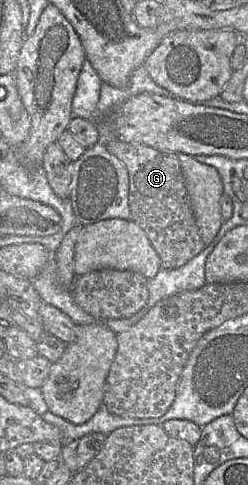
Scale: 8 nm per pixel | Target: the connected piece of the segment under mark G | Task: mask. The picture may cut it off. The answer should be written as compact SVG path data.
M120 140L104 144L128 171L131 219L146 233L160 257L161 268L180 268L202 252L206 245L195 220L177 154Z

